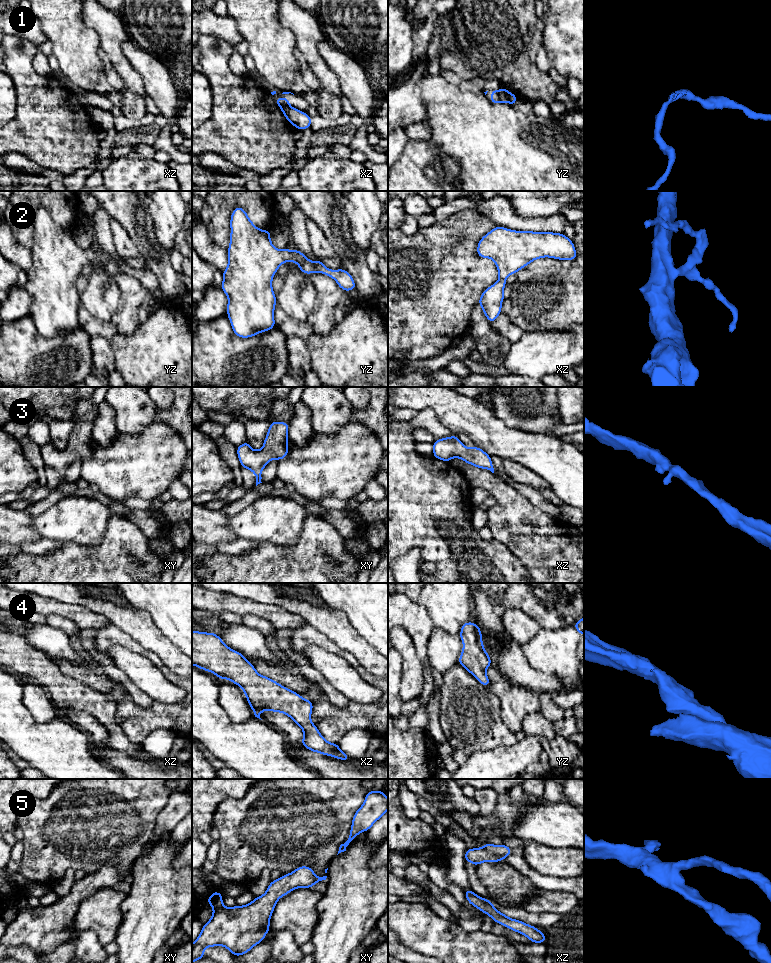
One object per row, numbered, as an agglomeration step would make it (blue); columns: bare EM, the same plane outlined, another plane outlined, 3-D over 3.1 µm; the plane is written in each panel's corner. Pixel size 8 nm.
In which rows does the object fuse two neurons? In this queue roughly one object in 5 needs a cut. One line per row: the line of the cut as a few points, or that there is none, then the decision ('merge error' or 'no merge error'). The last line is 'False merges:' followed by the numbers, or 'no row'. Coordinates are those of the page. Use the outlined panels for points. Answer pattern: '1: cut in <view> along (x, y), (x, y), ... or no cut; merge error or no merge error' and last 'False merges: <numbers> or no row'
1: cut in yz along (498, 91), (501, 101); merge error
2: no cut; no merge error
3: no cut; no merge error
4: no cut; no merge error
5: no cut; no merge error
False merges: 1

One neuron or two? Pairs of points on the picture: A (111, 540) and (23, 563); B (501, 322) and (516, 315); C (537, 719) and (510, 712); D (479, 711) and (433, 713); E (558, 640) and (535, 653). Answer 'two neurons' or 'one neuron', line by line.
A: one neuron
B: two neurons
C: two neurons
D: two neurons
E: one neuron

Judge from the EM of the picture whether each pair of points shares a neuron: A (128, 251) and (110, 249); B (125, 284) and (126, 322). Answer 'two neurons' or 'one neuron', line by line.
A: two neurons
B: one neuron

